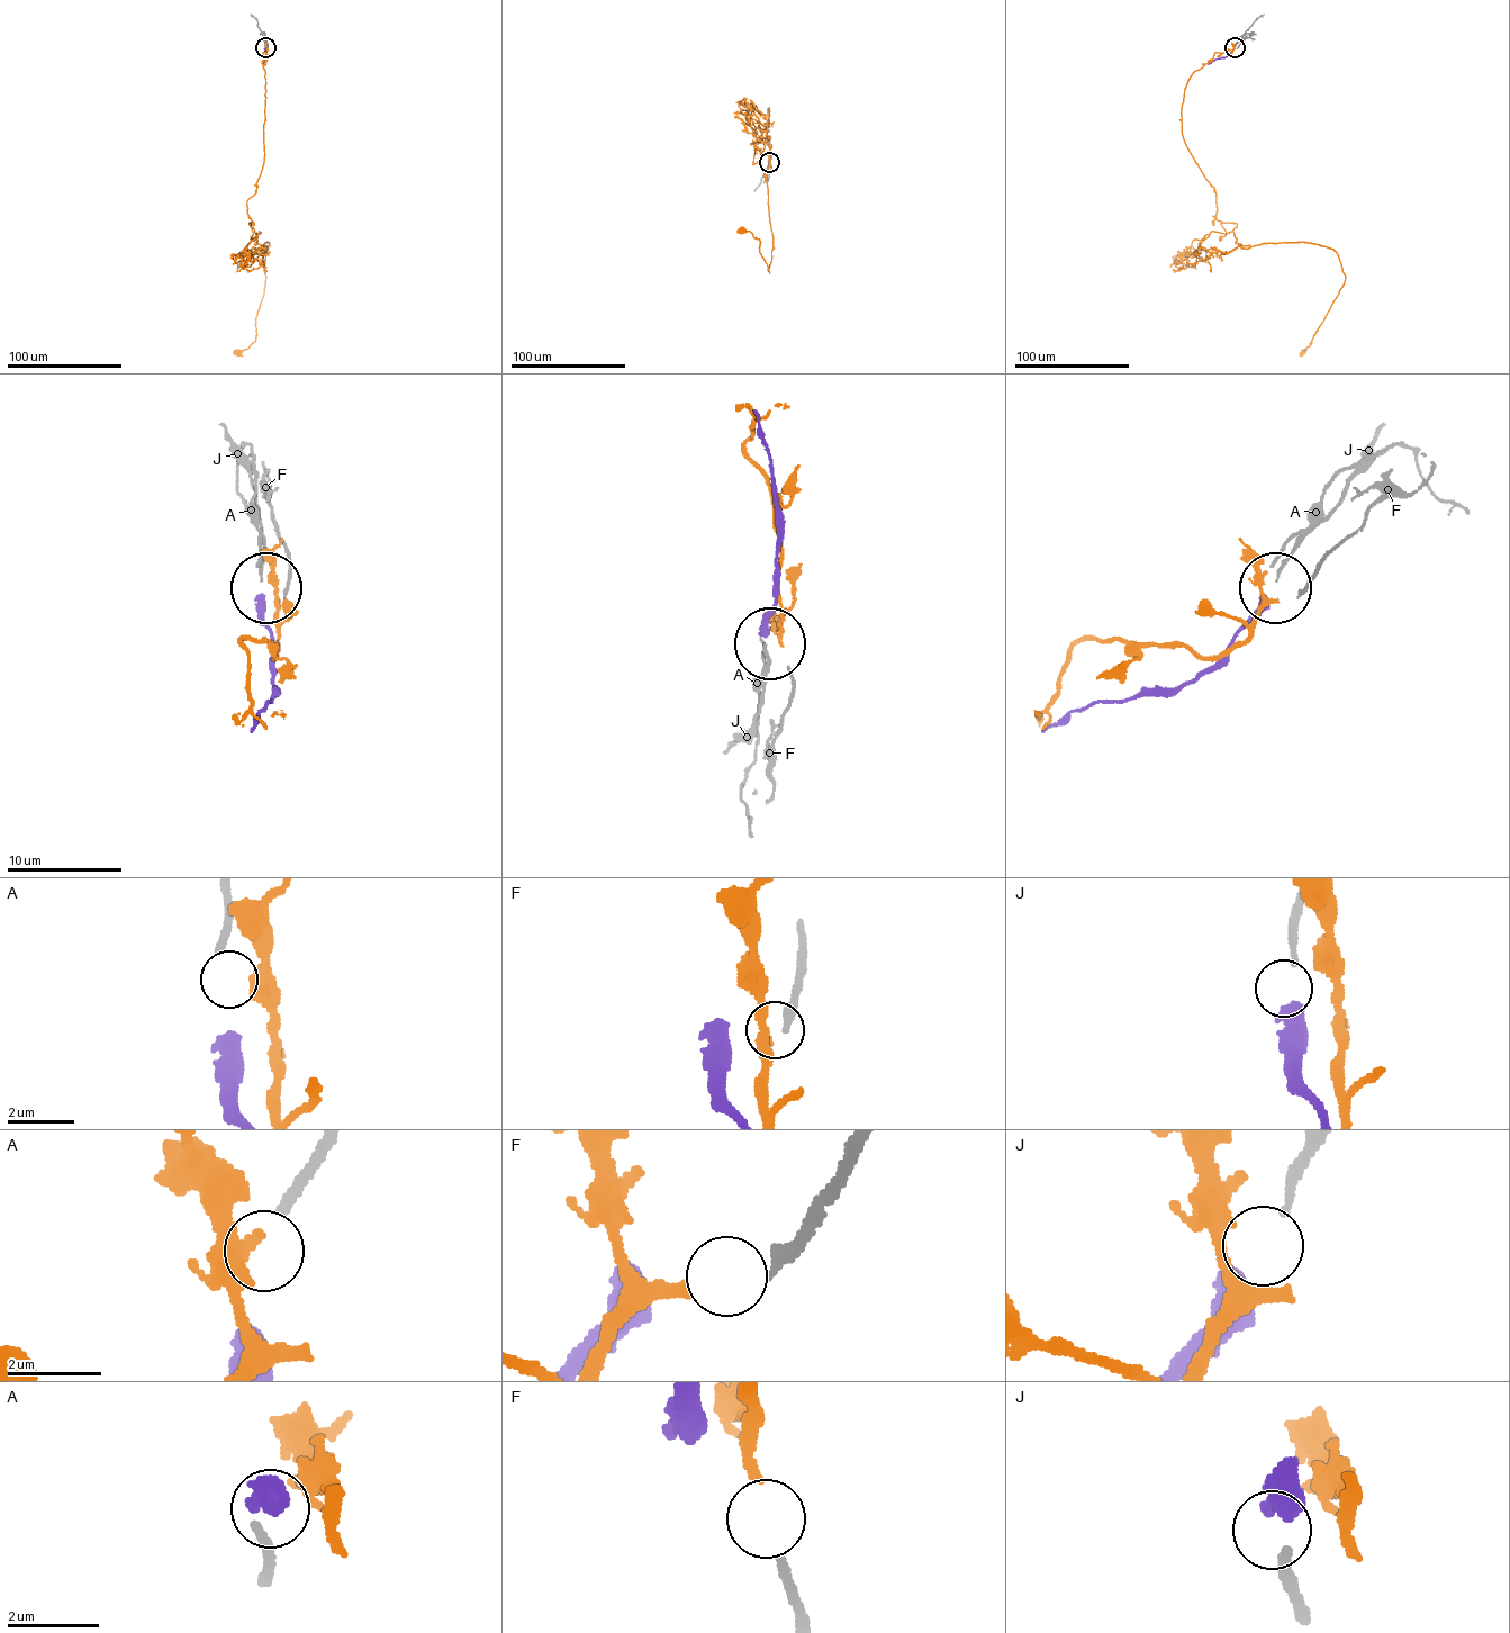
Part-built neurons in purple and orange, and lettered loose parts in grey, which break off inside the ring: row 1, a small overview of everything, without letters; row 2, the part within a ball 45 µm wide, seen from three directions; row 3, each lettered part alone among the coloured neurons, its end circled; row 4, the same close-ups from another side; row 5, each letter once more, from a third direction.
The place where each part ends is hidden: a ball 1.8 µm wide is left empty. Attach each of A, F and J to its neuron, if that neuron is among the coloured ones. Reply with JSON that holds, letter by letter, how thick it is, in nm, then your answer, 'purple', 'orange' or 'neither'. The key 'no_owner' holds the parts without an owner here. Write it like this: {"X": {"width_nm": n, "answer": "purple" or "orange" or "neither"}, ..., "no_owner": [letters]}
{"A": {"width_nm": 220, "answer": "neither"}, "F": {"width_nm": 240, "answer": "orange"}, "J": {"width_nm": 180, "answer": "purple"}, "no_owner": ["A"]}

